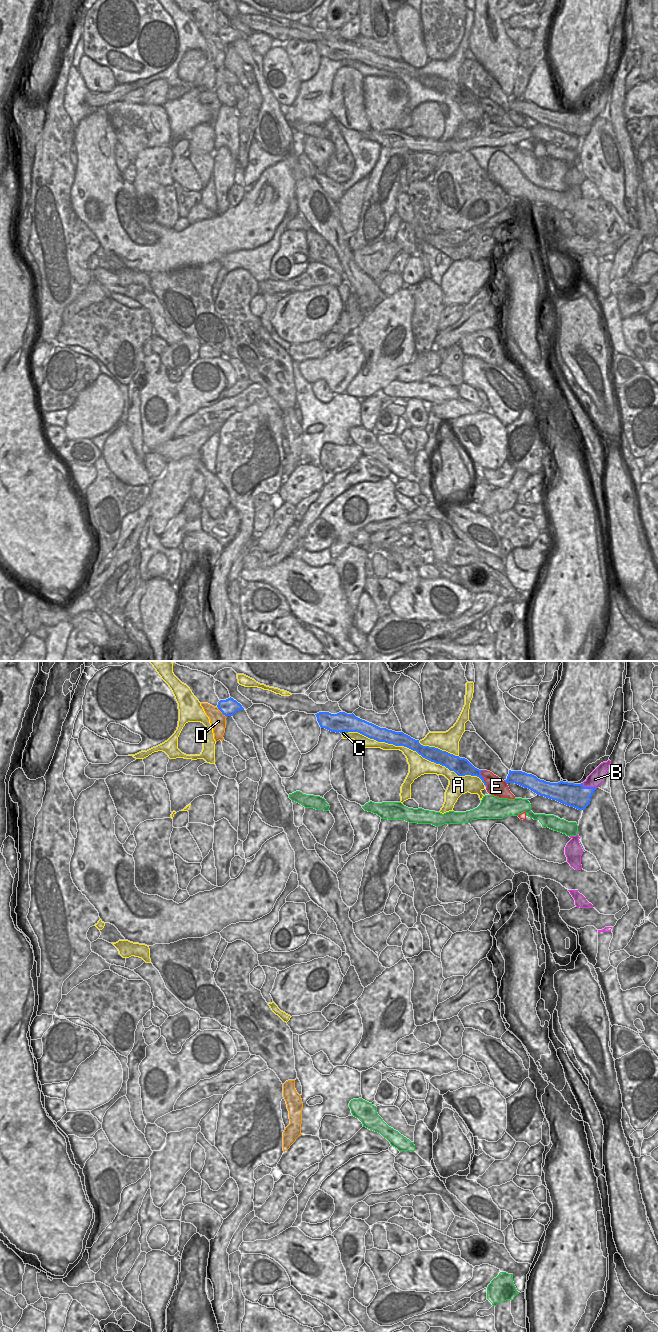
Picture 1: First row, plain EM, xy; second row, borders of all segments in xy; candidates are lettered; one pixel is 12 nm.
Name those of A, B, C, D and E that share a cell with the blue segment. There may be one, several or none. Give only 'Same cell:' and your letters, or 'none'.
Same cell: none

